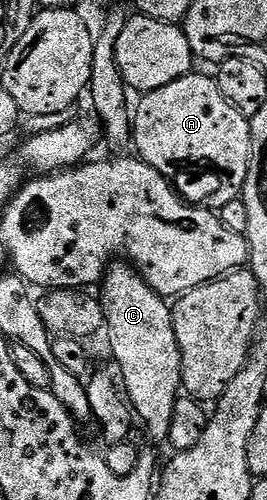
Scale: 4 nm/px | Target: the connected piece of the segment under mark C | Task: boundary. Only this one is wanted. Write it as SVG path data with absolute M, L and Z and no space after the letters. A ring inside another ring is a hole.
M120 261L107 268L105 278L100 284L102 293L98 295L102 306L104 336L108 339L110 351L120 367L120 379L123 390L130 400L131 407L139 424L146 426L146 431L154 439L169 440L172 429L172 413L182 391L182 358L179 342L176 341L173 308L163 297L143 281L141 275L131 264Z

